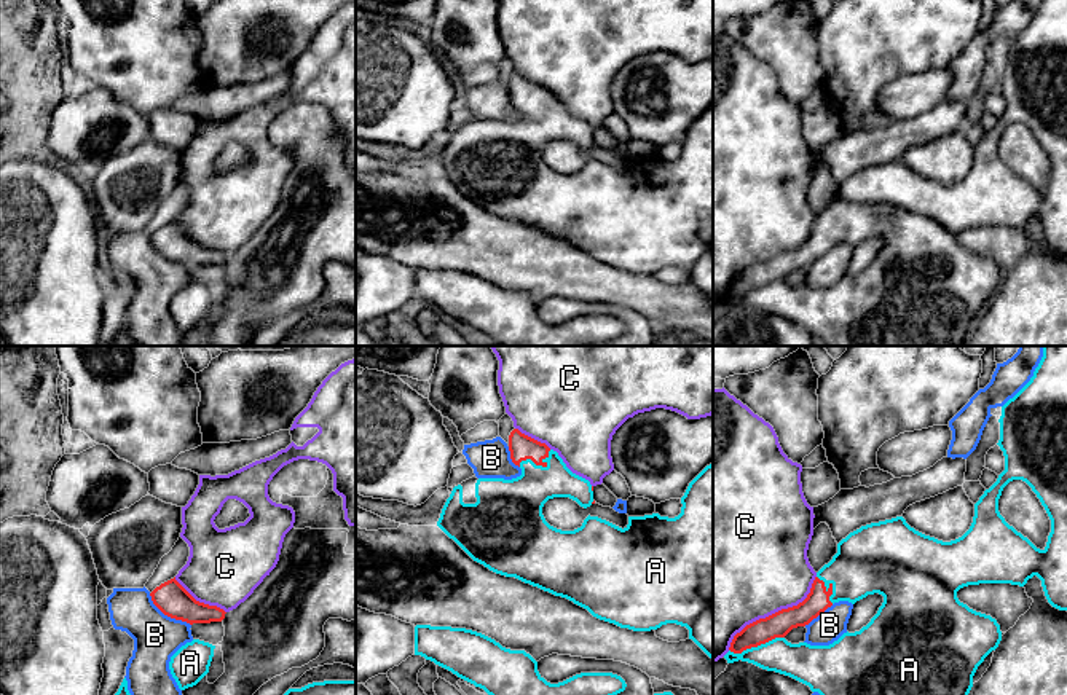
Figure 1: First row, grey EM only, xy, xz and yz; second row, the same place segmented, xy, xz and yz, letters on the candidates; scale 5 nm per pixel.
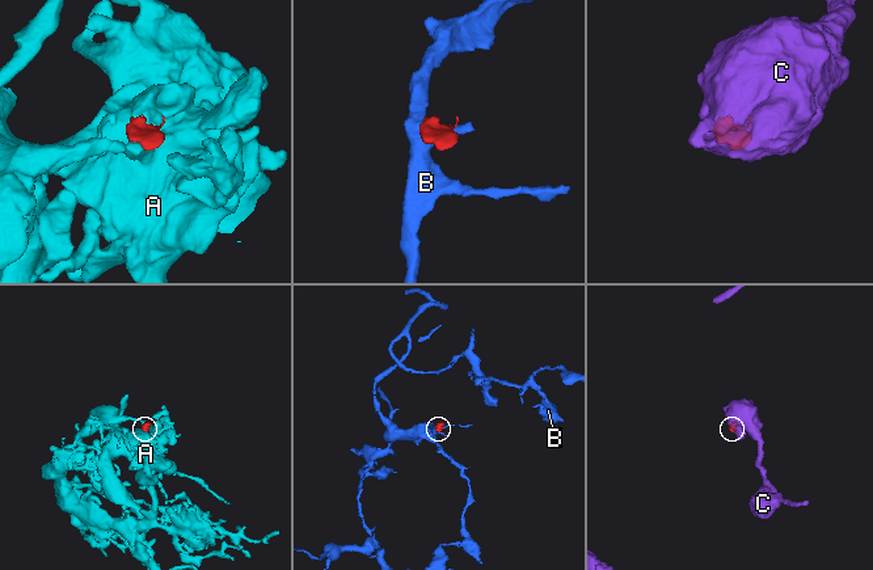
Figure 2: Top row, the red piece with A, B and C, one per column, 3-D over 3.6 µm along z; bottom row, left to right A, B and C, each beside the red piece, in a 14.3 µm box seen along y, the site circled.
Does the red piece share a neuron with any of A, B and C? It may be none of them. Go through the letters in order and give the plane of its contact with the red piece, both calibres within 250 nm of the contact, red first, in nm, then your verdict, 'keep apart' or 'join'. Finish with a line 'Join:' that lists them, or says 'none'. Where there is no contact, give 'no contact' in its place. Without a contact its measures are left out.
A: meets red in yz; 130 nm thick on the red side, 190 nm on the other; join
B: meets red in xy; 170 nm thick on the red side, 240 nm on the other; keep apart
C: meets red in yz; 130 nm thick on the red side, 500 nm on the other; keep apart
Join: A

